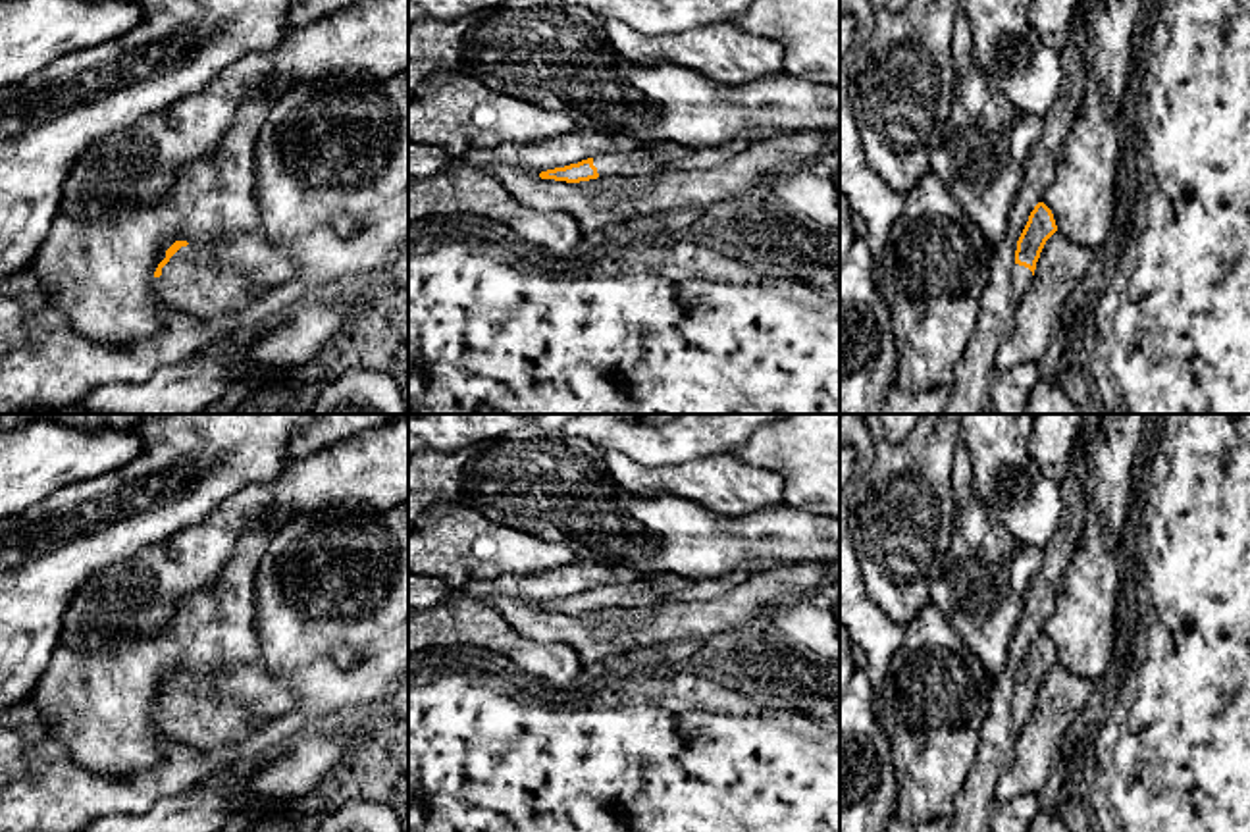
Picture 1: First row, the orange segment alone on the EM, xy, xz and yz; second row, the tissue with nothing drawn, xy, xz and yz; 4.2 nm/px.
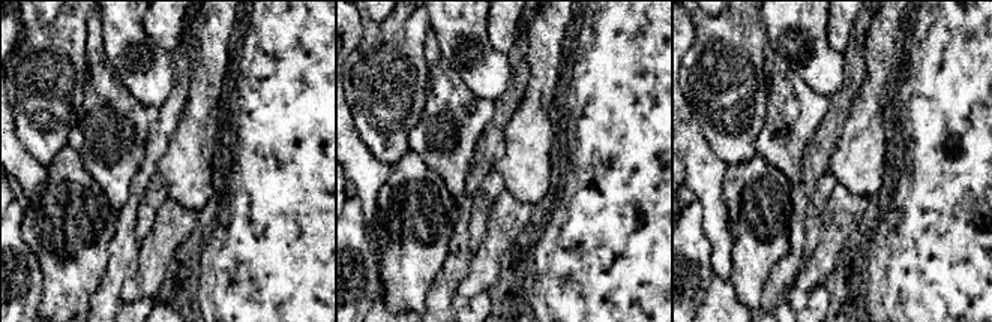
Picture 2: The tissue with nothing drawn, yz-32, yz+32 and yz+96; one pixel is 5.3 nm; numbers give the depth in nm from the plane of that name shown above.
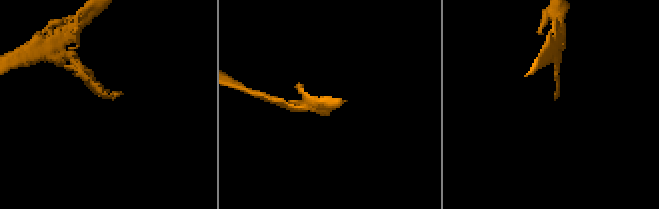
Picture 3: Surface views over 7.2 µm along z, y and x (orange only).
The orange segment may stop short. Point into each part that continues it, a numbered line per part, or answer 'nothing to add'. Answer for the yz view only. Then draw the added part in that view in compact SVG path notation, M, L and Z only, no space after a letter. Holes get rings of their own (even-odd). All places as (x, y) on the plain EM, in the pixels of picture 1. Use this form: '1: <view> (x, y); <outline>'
1: yz (1021, 707); M1015 695L1011 711L1013 711L1013 728L1019 734L1025 728L1027 720L1030 718L1032 703L1025 697Z

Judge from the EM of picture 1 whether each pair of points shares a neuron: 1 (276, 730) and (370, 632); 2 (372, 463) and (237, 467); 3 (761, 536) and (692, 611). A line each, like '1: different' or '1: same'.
1: same
2: different
3: different

